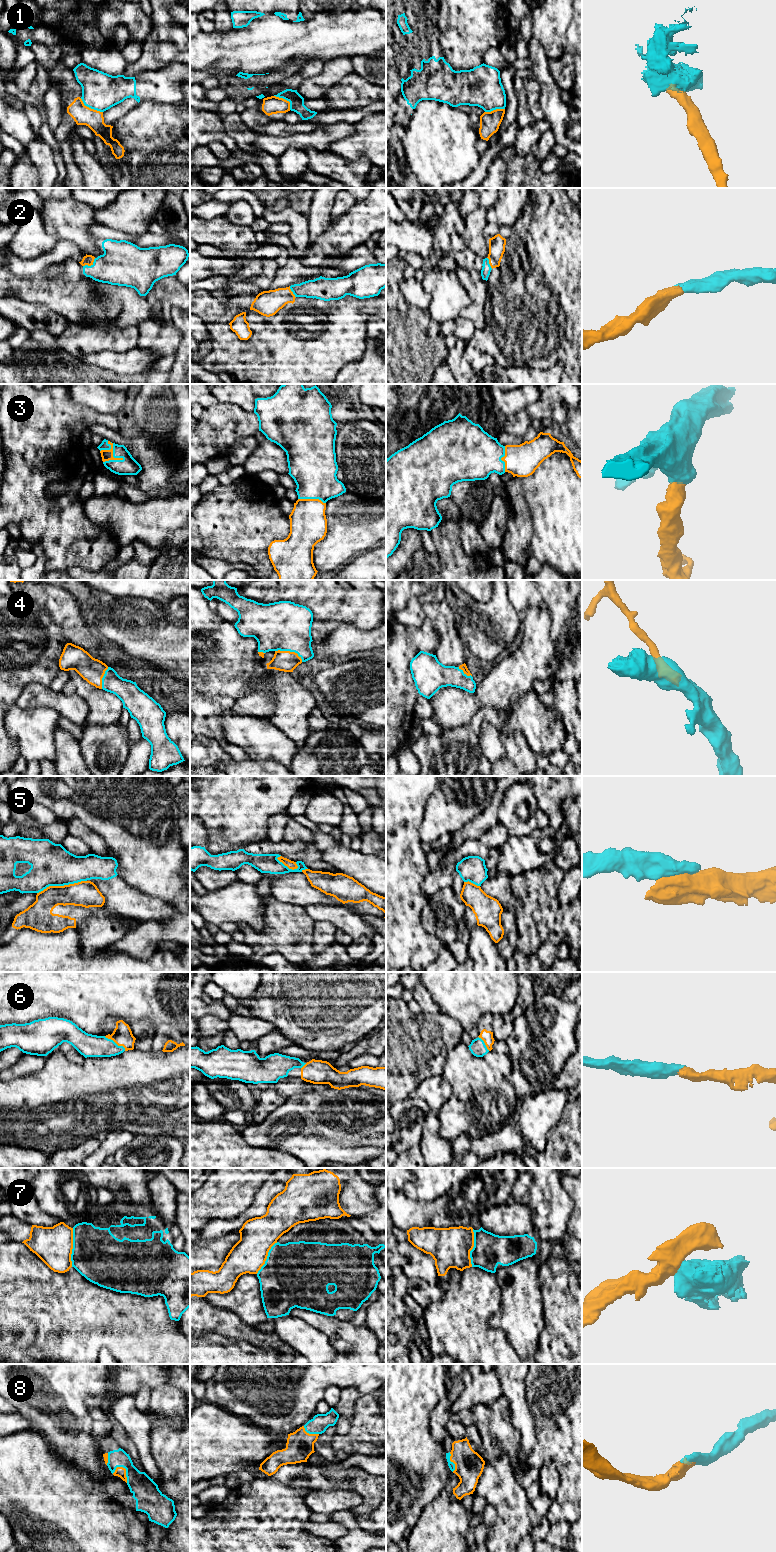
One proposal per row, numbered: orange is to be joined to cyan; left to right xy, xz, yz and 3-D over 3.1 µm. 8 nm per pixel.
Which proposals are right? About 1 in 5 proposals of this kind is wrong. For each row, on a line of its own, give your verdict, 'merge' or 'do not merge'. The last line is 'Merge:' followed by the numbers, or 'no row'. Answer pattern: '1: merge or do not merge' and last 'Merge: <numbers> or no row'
1: do not merge
2: merge
3: merge
4: merge
5: do not merge
6: merge
7: do not merge
8: merge
Merge: 2, 3, 4, 6, 8

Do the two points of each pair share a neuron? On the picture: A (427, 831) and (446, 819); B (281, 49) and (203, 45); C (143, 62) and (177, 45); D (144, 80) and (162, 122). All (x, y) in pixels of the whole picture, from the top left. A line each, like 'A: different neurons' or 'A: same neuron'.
A: same neuron
B: same neuron
C: same neuron
D: different neurons

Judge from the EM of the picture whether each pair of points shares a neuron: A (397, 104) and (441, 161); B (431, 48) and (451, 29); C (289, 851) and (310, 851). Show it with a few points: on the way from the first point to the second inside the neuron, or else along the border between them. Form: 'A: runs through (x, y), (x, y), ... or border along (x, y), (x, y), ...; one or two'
A: border along (411, 115), (405, 128); two
B: border along (438, 44), (443, 58), (450, 65); two
C: runs through (294, 849), (305, 849); one

